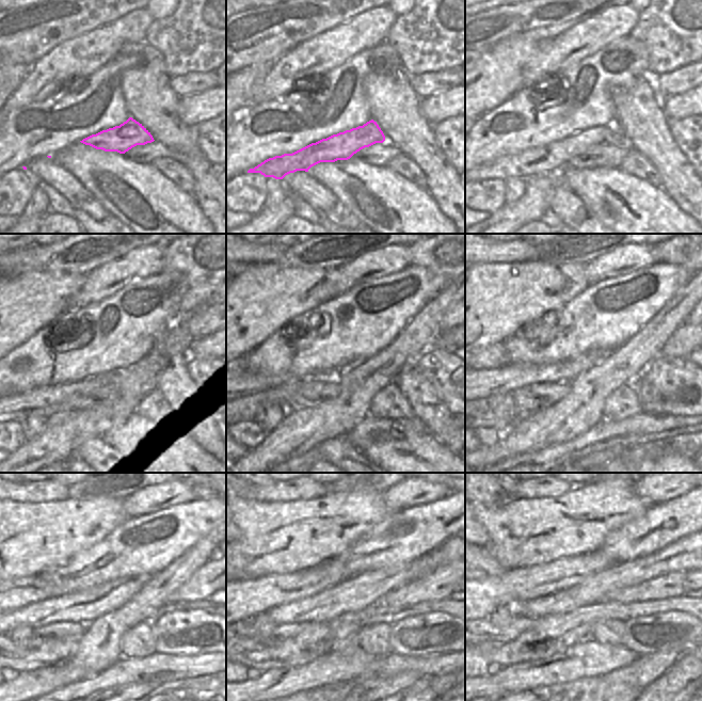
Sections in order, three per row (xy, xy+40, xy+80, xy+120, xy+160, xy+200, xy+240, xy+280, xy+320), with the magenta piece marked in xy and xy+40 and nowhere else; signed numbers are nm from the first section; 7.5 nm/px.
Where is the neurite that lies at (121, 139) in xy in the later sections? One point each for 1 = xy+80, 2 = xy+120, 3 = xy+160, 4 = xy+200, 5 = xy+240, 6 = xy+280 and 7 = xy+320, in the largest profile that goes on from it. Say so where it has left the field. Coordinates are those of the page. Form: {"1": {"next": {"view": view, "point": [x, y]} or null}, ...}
{"1": {"next": {"view": "xy+80", "point": [551, 158]}}, "2": {"next": {"view": "xy+120", "point": [58, 398]}}, "3": {"next": {"view": "xy+160", "point": [248, 408]}}, "4": {"next": {"view": "xy+200", "point": [487, 410]}}, "5": {"next": {"view": "xy+240", "point": [9, 647]}}, "6": {"next": {"view": "xy+280", "point": [249, 646]}}, "7": {"next": {"view": "xy+320", "point": [489, 646]}}}

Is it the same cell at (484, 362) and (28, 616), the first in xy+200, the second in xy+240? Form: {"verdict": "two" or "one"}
{"verdict": "two"}

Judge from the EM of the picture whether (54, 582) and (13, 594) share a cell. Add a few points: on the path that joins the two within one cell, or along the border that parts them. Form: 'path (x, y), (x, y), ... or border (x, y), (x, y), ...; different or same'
path (44, 586), (24, 592); same

